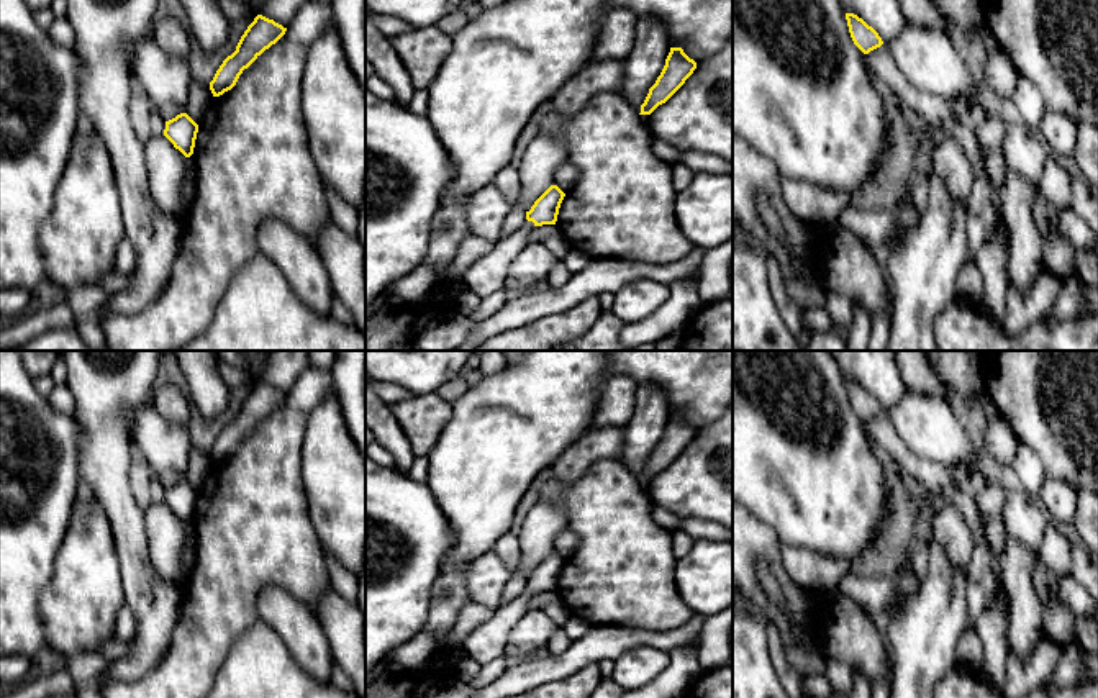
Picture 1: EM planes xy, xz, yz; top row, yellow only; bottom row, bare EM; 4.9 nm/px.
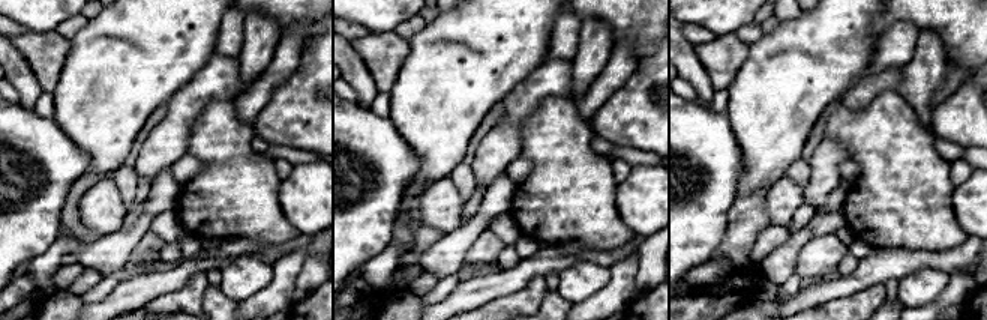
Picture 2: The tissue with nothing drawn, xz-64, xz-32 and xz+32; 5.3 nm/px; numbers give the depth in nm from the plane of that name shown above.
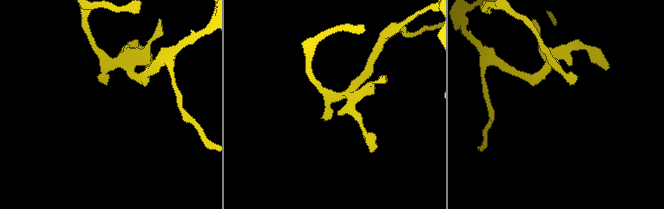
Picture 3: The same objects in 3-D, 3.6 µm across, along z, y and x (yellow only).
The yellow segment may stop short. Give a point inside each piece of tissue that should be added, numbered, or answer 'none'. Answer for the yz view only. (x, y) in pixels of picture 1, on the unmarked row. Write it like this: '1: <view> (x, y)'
none

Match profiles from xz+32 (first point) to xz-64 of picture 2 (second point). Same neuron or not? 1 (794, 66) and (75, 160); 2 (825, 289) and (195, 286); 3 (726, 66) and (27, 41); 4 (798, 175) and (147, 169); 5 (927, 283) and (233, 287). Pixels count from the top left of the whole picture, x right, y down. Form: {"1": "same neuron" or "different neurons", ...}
{"1": "different neurons", "2": "different neurons", "3": "same neuron", "4": "different neurons", "5": "same neuron"}

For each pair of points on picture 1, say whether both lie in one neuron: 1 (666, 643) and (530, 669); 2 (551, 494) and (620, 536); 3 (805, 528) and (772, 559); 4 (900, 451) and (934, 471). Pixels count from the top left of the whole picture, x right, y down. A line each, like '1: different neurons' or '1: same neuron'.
1: same neuron
2: same neuron
3: different neurons
4: same neuron

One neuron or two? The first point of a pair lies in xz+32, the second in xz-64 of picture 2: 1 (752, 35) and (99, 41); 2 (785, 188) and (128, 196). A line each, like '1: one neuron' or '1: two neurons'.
1: two neurons
2: two neurons

